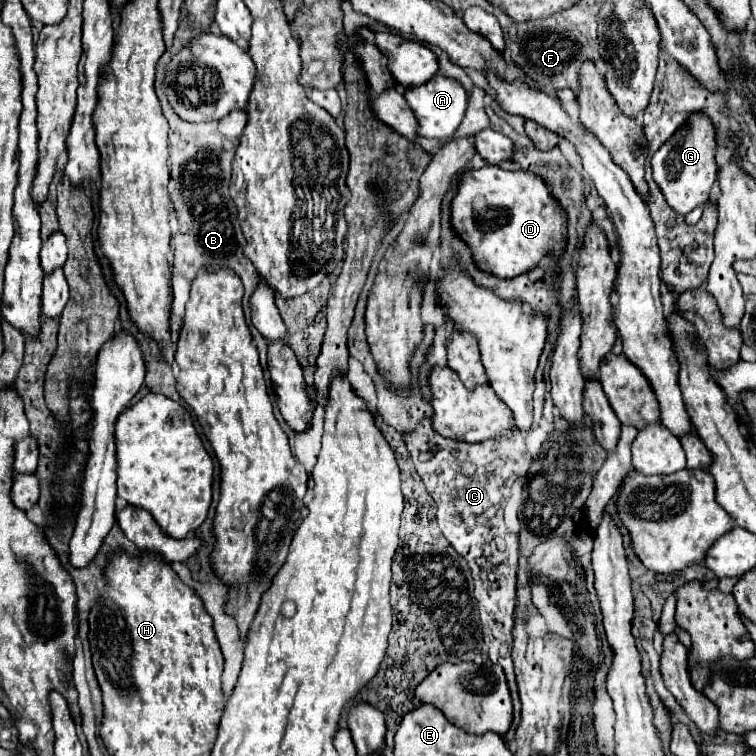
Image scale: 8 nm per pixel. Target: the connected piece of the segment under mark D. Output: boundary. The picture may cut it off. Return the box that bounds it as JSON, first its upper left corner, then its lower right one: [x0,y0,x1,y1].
[451,129,567,277]

